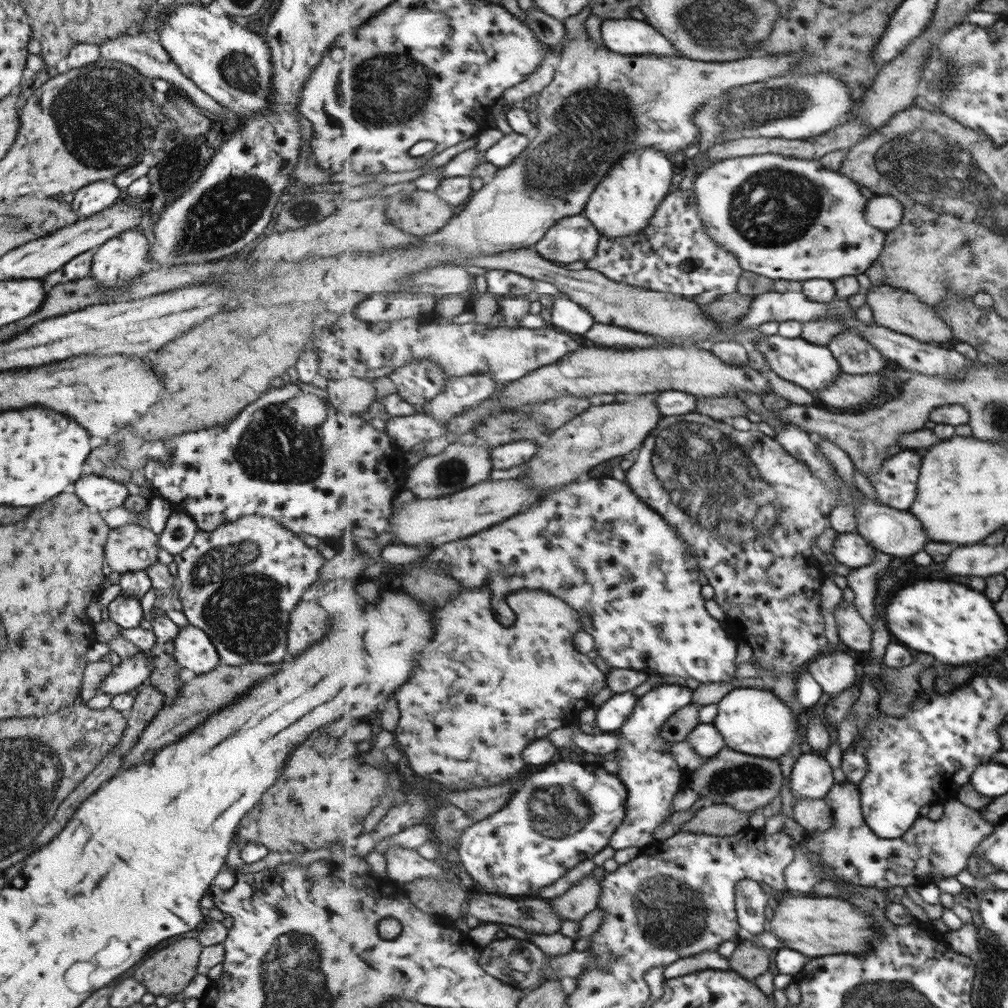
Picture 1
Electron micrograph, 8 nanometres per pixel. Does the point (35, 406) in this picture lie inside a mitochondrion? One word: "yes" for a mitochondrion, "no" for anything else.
no

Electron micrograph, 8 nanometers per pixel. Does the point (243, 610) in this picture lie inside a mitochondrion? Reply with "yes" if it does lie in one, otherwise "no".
yes

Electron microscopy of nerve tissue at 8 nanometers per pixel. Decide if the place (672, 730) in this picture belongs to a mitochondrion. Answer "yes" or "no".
no

